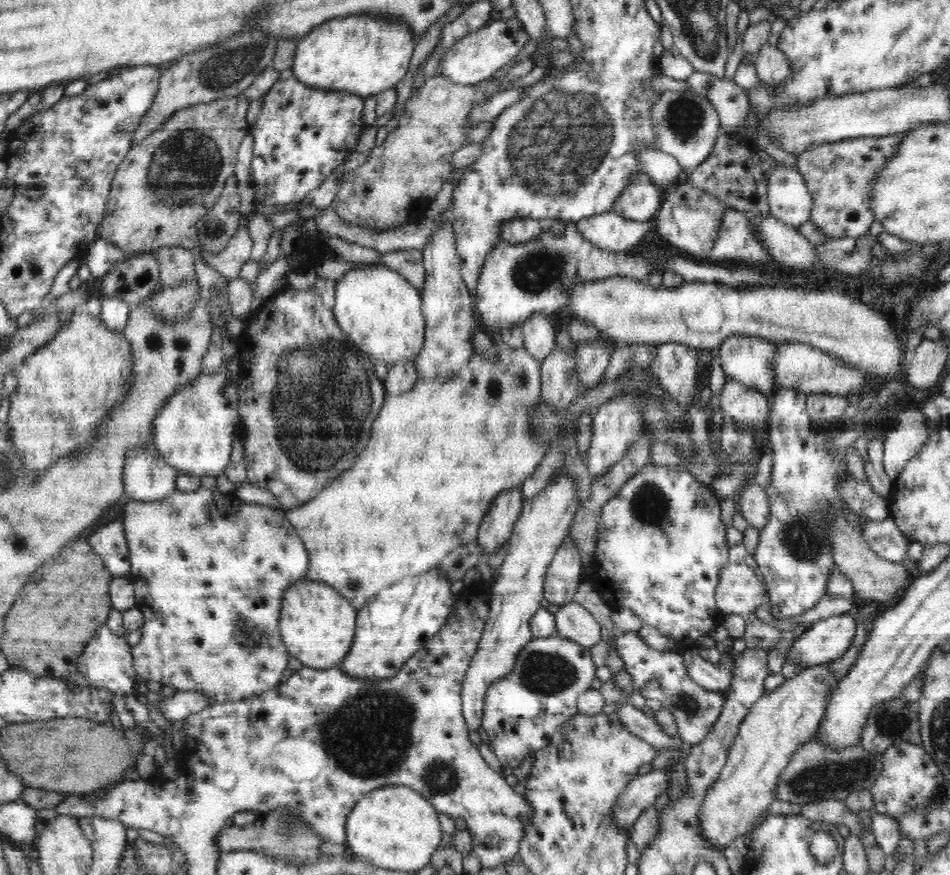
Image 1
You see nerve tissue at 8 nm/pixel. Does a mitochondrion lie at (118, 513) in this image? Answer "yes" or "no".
no

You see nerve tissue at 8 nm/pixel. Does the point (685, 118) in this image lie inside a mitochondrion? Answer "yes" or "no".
yes

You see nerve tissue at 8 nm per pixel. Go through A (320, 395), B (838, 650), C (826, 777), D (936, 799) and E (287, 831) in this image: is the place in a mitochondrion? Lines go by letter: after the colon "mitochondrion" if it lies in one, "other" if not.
A: mitochondrion
B: other
C: mitochondrion
D: mitochondrion
E: mitochondrion

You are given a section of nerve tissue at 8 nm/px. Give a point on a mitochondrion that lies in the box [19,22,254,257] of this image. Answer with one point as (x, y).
(186, 162)

